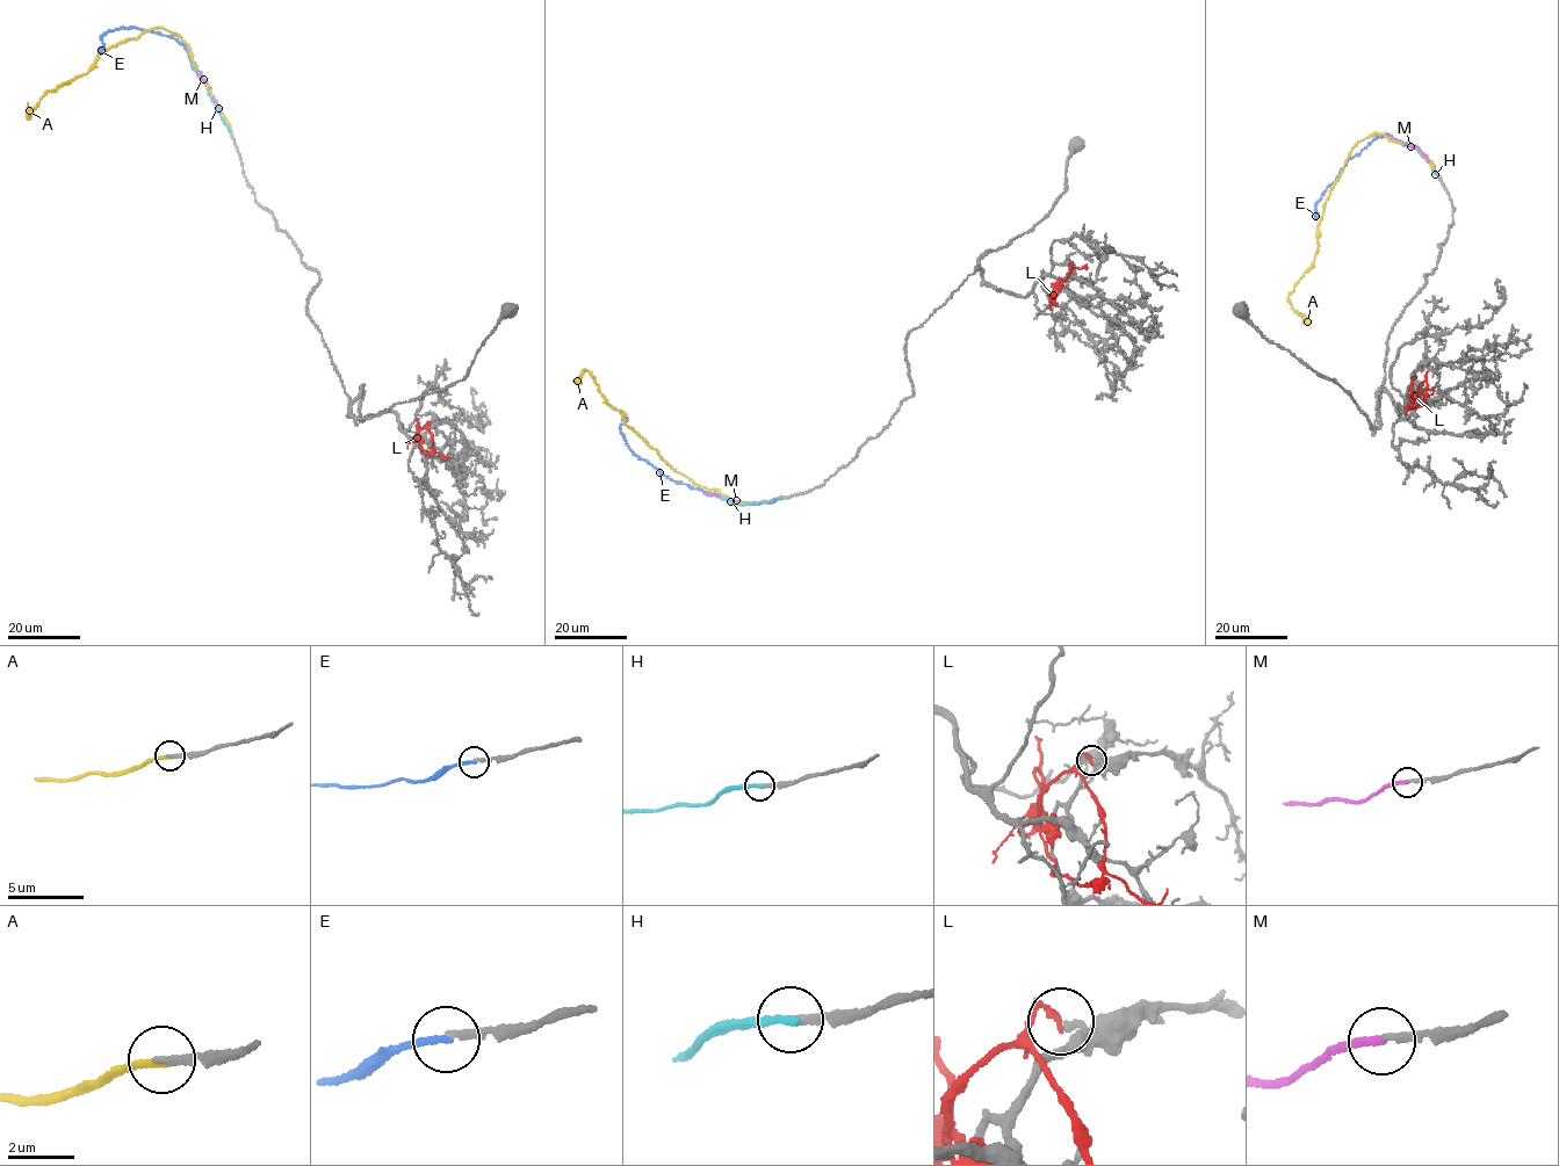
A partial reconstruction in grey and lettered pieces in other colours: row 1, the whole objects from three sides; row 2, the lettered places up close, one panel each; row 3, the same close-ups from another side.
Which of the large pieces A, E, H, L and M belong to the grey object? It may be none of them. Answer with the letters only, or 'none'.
M

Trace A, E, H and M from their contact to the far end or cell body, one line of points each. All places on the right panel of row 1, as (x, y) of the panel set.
A: (1435, 171), (1415, 147), (1383, 134), (1357, 143), (1323, 208), (1313, 265), (1287, 297), (1300, 312)
E: (1435, 171), (1414, 146), (1387, 135), (1377, 136), (1348, 160), (1327, 187), (1316, 202), (1315, 218)
H: (1435, 173), (1430, 163), (1416, 149), (1400, 142)
M: (1435, 171), (1420, 150), (1385, 135)

